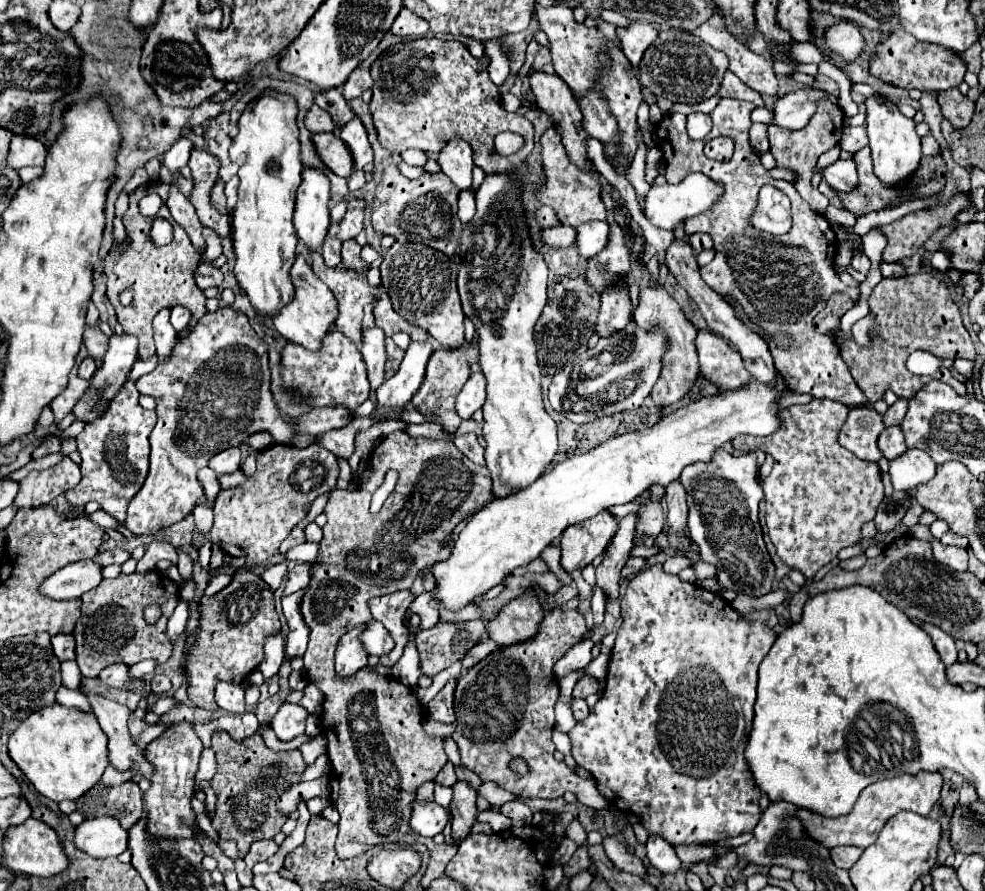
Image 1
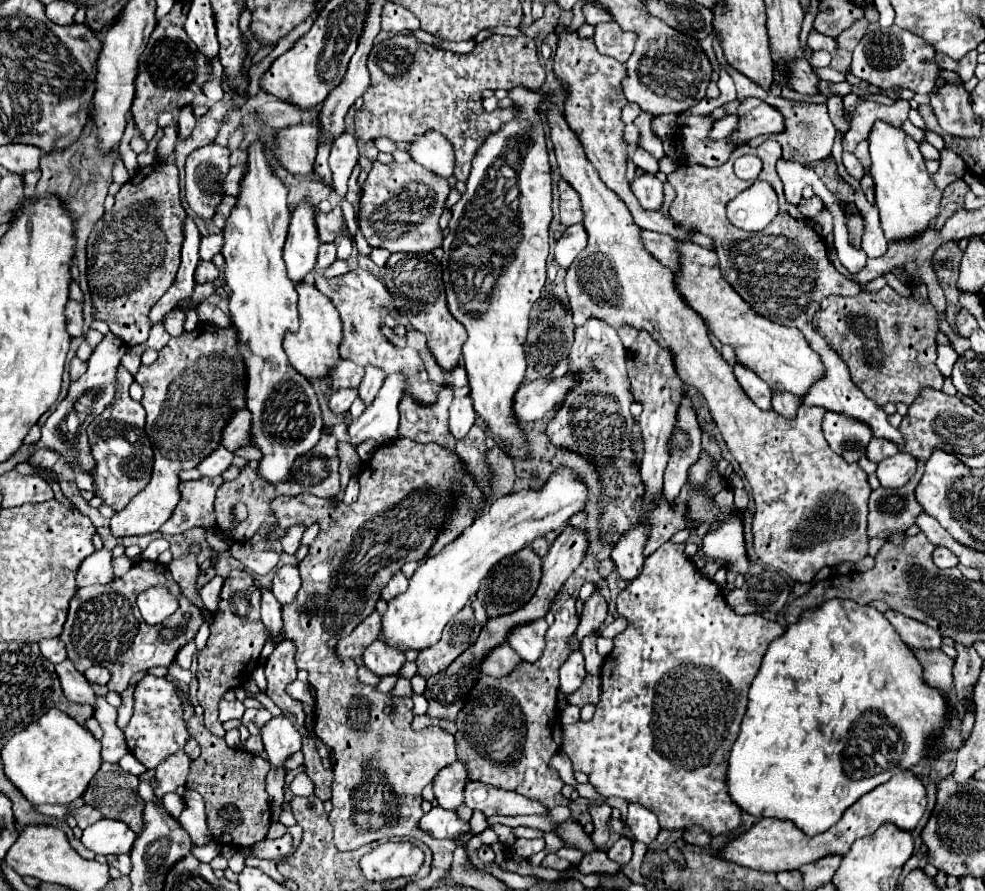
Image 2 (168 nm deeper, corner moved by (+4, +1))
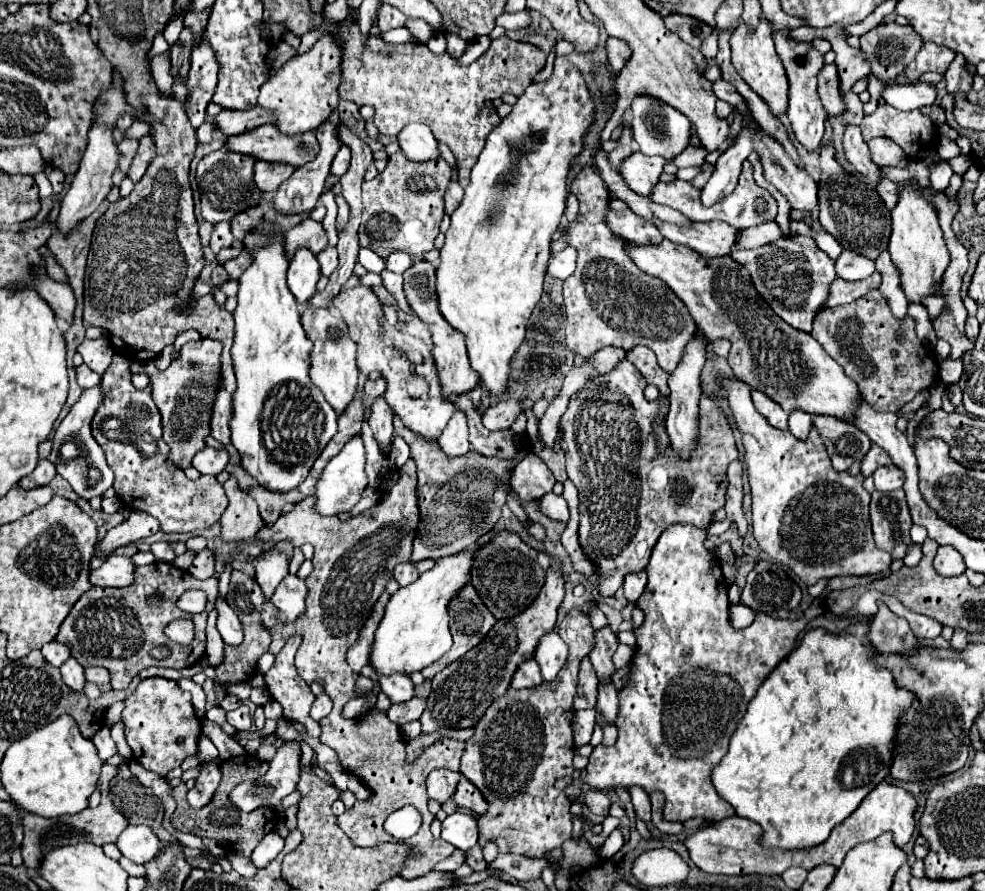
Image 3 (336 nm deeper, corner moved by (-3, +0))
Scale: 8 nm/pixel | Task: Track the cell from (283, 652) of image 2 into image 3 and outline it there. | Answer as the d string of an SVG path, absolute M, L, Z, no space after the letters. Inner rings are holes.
M290 637L282 651L276 655L272 669L264 675L264 681L270 697L282 705L284 717L304 725L310 737L320 737L320 725L308 715L310 705L314 703L314 693L294 667L294 655L298 647L300 637Z

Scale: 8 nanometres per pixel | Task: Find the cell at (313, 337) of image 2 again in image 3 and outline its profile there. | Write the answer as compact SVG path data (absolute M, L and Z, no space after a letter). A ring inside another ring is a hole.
M306 305L306 311L302 313L302 327L308 339L314 343L310 379L324 393L332 409L338 415L342 415L354 399L354 393L358 389L358 375L360 375L360 369L356 365L356 343L348 335L348 325L340 317L332 317L324 309L314 309Z

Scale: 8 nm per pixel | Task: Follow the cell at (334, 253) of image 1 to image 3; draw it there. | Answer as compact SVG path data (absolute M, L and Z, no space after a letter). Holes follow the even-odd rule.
M326 247L322 253L318 253L318 263L320 263L320 273L330 275L338 267L338 253L332 247Z

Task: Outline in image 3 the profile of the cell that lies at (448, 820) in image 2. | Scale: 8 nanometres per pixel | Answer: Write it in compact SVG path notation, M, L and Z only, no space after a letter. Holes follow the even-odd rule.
M452 813L442 821L442 839L456 849L470 849L478 843L476 819L466 813Z

